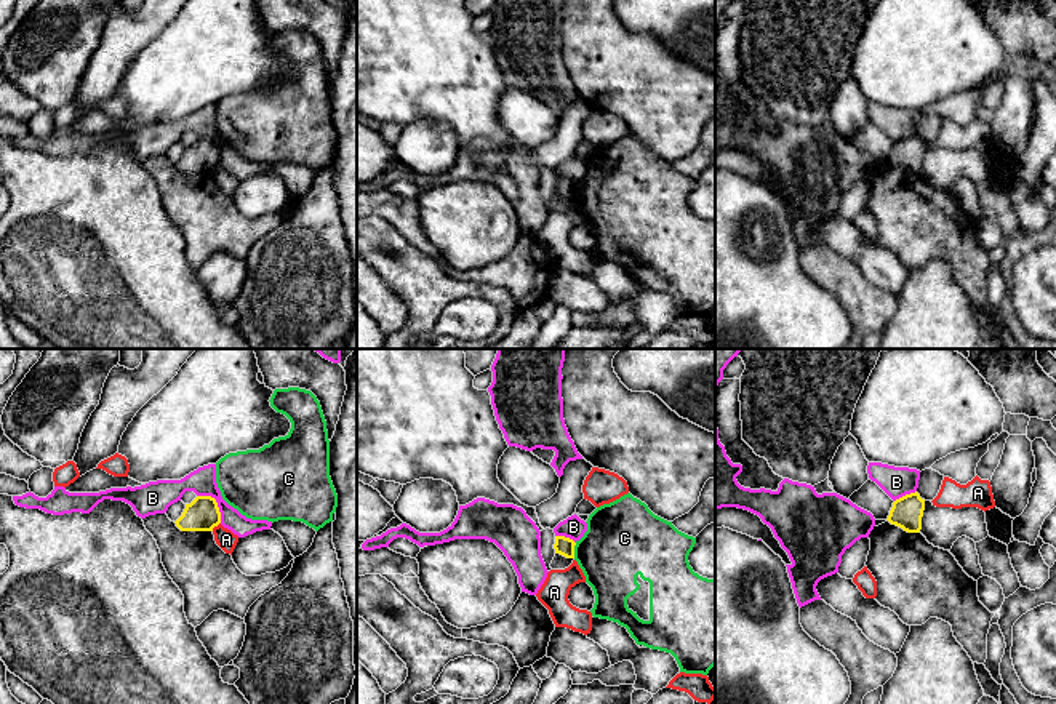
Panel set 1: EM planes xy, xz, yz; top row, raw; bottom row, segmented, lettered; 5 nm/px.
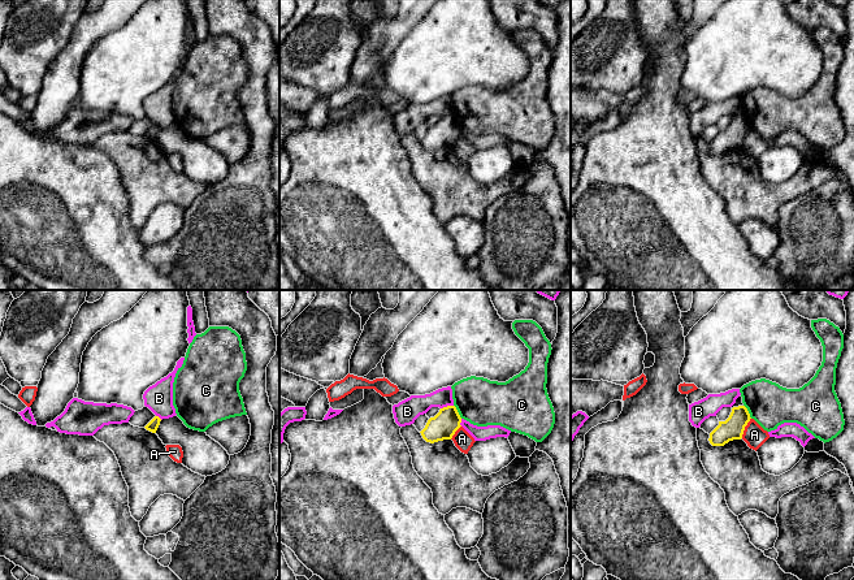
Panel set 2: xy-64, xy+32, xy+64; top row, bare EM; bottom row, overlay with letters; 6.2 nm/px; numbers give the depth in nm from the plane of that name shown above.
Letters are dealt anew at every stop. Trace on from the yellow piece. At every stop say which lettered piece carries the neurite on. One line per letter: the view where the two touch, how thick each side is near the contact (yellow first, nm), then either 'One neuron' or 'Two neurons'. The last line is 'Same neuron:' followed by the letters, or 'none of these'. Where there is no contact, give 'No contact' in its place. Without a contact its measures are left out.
A: Touches yellow in xy. Thickness 170 nm (yellow) against 100 nm. Two neurons
B: Touches yellow in xy. Thickness 170 nm (yellow) against 140 nm. Two neurons
C: Touches yellow in xz. Thickness 90 nm (yellow) against 360 nm. Two neurons
Same neuron: none of these

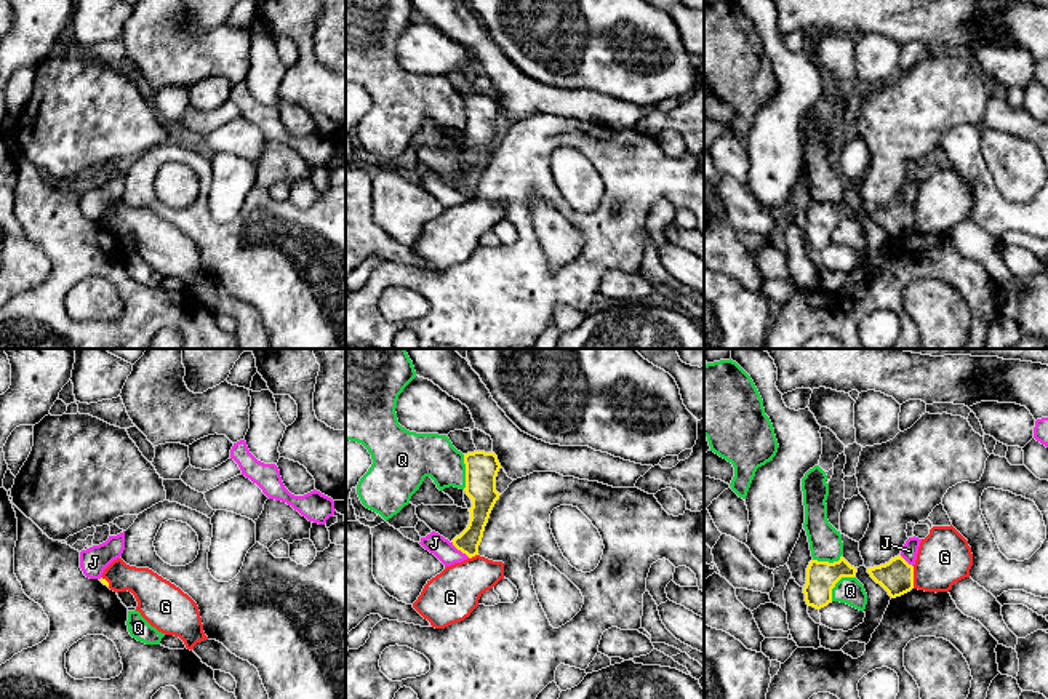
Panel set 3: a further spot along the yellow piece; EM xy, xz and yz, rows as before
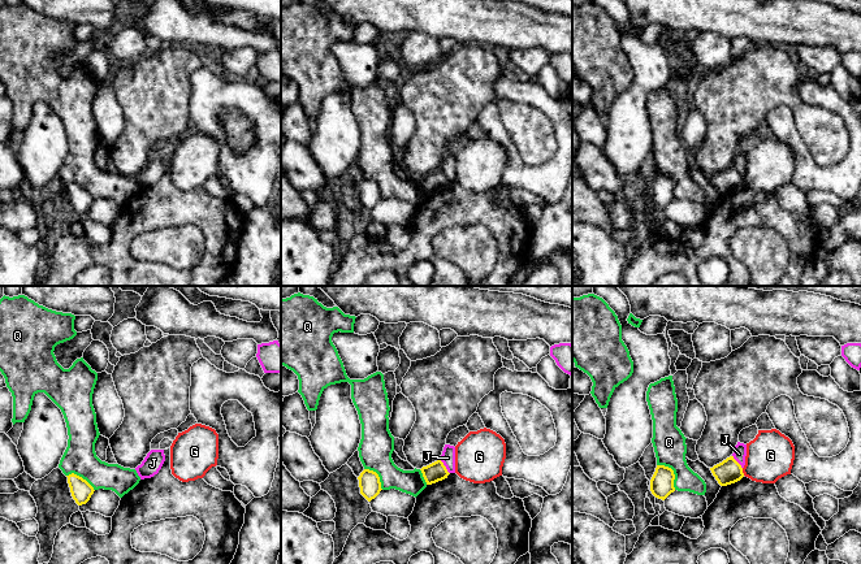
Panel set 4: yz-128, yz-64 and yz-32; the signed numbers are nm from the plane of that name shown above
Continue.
G: Touches yellow in yz. Thickness 170 nm (yellow) against 280 nm. Two neurons
J: Touches yellow in xz. Thickness 110 nm (yellow) against 100 nm. Two neurons
Q: Touches yellow in yz. Thickness 160 nm (yellow) against 140 nm. Two neurons
Same neuron: none of these

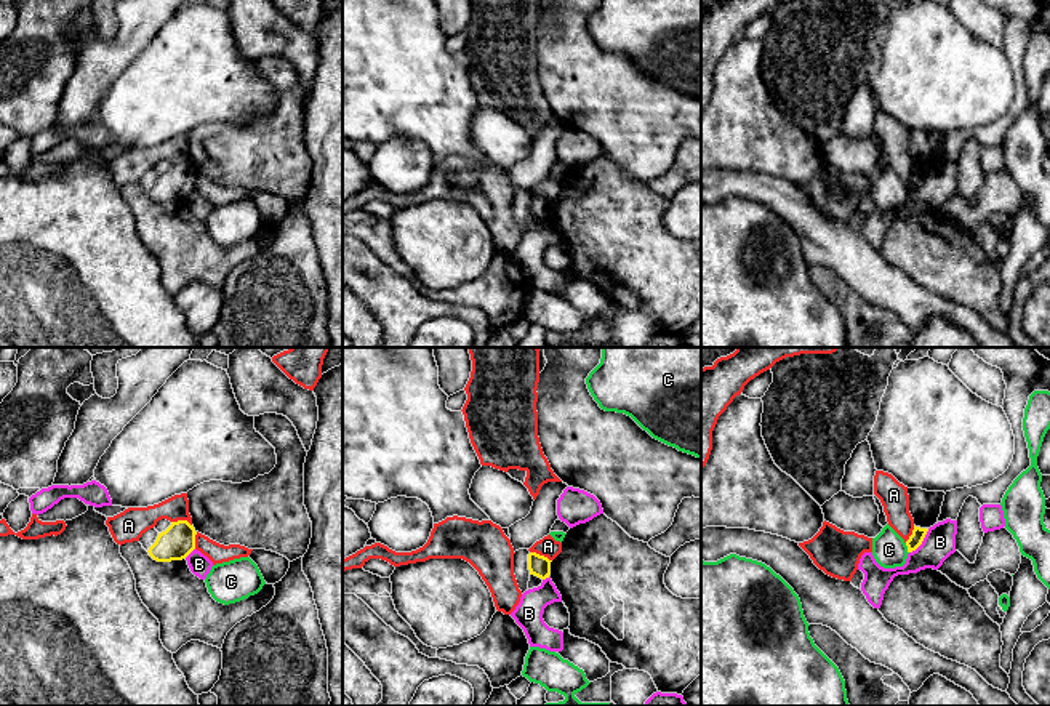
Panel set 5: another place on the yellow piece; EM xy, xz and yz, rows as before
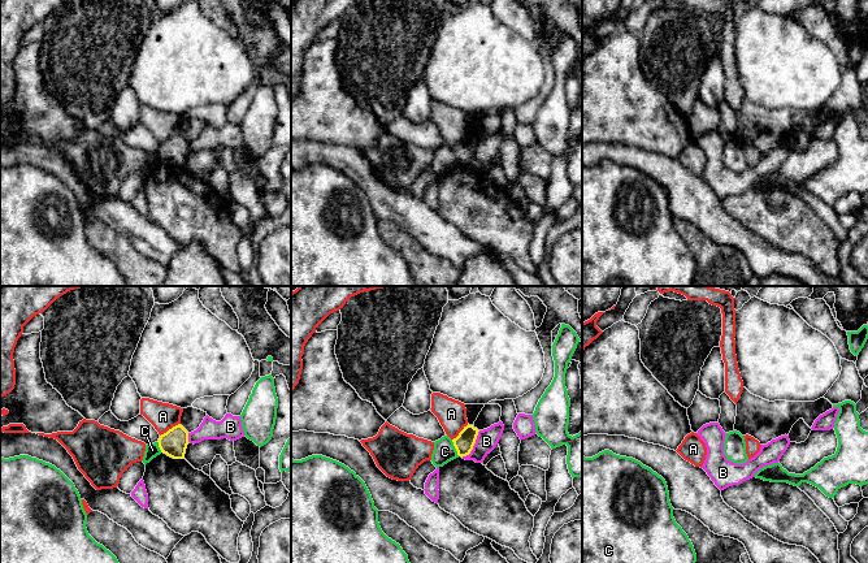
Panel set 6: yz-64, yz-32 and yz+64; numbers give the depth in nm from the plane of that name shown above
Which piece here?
A: Touches yellow in xz. Thickness 110 nm (yellow) against 100 nm. Two neurons
B: Touches yellow in yz. Thickness 70 nm (yellow) against 160 nm. Two neurons
C: Touches yellow in yz. Thickness 70 nm (yellow) against 170 nm. Two neurons
Same neuron: none of these

